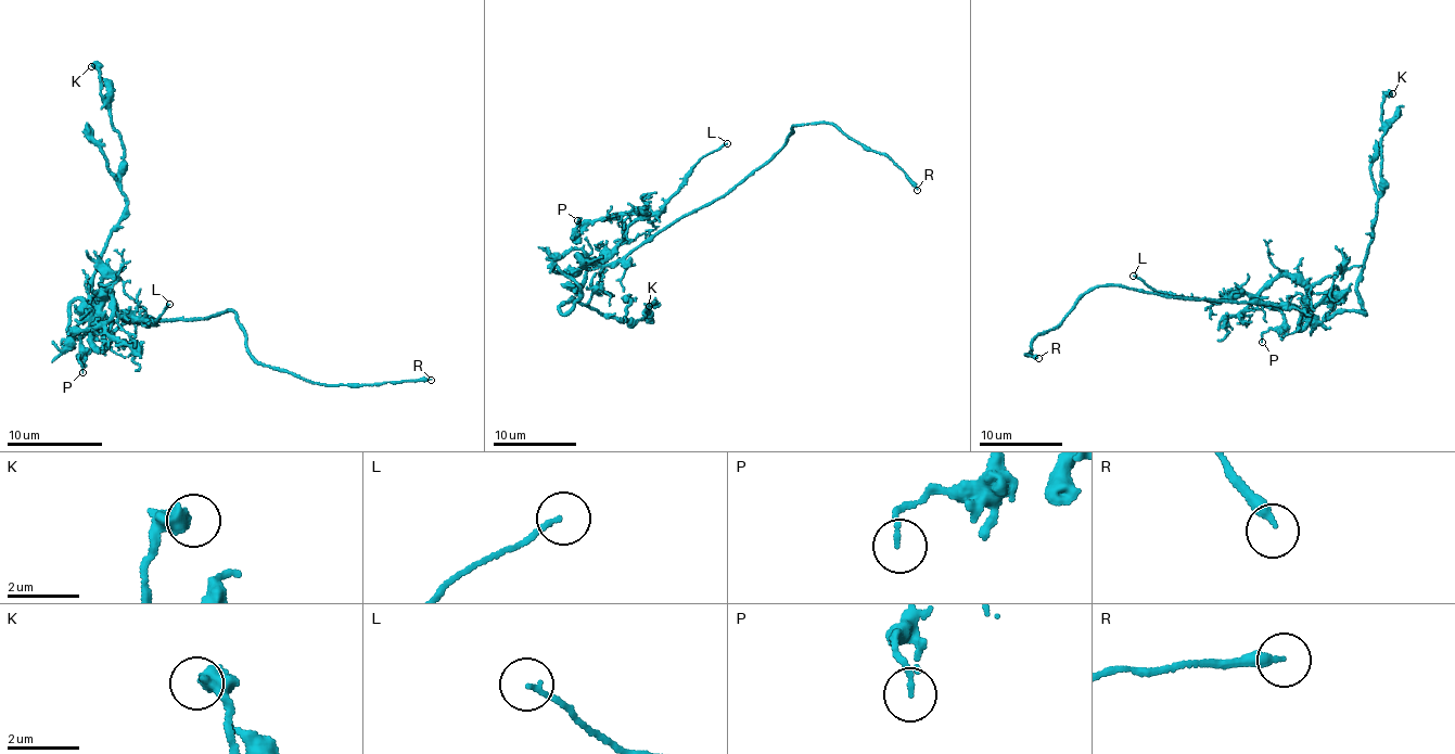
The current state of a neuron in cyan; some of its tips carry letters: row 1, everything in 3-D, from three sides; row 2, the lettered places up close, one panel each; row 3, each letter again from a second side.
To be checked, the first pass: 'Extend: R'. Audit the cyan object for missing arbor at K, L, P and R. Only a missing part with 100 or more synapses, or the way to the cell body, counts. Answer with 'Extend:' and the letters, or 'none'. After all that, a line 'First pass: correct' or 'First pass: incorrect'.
Extend: R
First pass: correct

